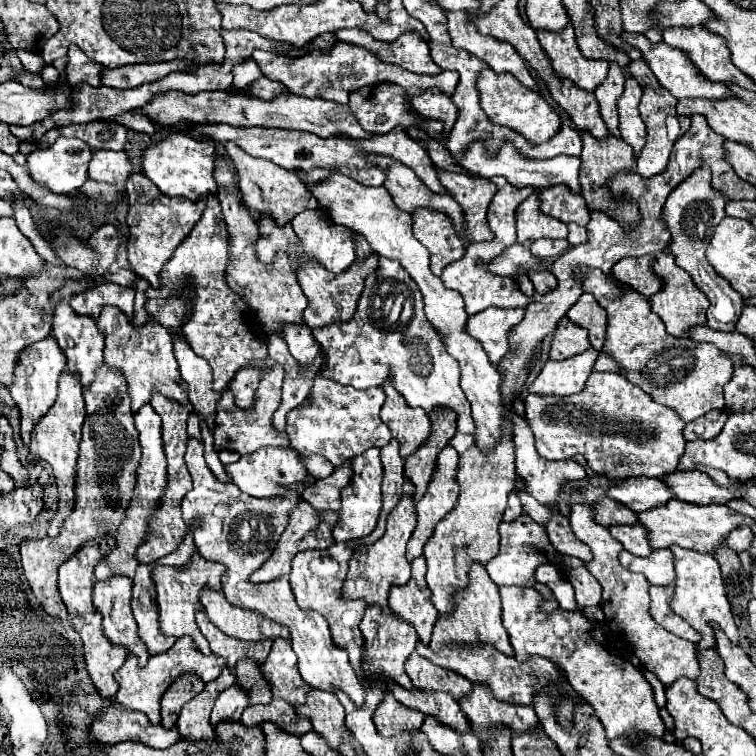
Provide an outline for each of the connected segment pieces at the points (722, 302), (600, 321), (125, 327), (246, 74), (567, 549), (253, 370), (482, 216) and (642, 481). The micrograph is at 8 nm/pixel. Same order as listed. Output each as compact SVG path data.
M704 165L700 169L696 169L696 173L692 173L686 181L682 181L666 199L664 205L664 213L662 217L668 223L670 229L670 245L668 251L676 257L676 265L680 265L684 271L690 273L692 281L704 291L704 295L710 299L710 307L706 311L706 319L708 319L708 327L716 329L716 331L732 331L736 329L736 319L742 313L742 297L740 293L736 293L732 289L732 285L728 285L728 281L724 281L724 277L720 277L712 265L706 261L706 247L714 235L716 225L726 217L724 213L724 203L726 199L712 189L710 185L710 169Z
M582 293L582 297L568 309L566 317L572 319L576 325L588 329L590 345L602 351L606 331L606 311L596 303L592 293Z
M108 305L102 309L98 317L98 327L106 335L106 349L104 349L104 361L110 367L118 367L126 381L128 381L128 391L132 397L132 411L136 413L144 403L150 401L150 393L158 391L166 395L168 399L174 399L182 405L188 403L188 393L184 389L184 381L180 381L180 369L172 351L172 335L166 327L162 327L154 317L144 325L142 329L134 329L132 321L120 313L120 309Z
M250 57L248 61L244 61L244 65L236 65L236 69L234 69L232 73L234 73L234 79L236 79L232 85L234 85L238 91L244 91L244 89L252 87L252 83L262 77L262 71L260 71L260 67L252 61L252 57Z
M550 509L552 511L552 517L544 523L546 527L546 533L552 541L552 545L564 553L564 555L574 555L578 559L582 559L584 563L590 559L590 549L578 541L570 529L570 523L568 523L568 517L560 515L558 509Z
M246 365L230 381L230 389L234 393L234 403L240 409L250 409L254 405L254 393L256 393L258 383L264 373L266 373L266 369L262 369L262 367Z
M438 169L442 185L448 189L448 193L460 203L464 213L464 227L466 227L466 239L470 243L480 241L492 241L492 231L486 223L486 211L488 205L496 193L496 185L488 179L472 179L462 173L448 173Z
M626 477L620 479L620 483L610 485L606 489L606 495L620 501L628 509L640 513L646 509L652 509L656 505L664 505L674 495L664 485L662 479L650 479L650 477Z

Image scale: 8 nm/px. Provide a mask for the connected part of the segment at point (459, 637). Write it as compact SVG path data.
M472 563L468 571L468 589L456 597L456 613L448 613L448 617L438 617L436 619L436 629L432 631L432 649L442 649L444 645L450 643L470 643L470 641L480 641L480 643L494 643L498 651L512 655L512 645L508 641L508 633L502 625L500 619L500 595L496 583L488 577L484 565Z

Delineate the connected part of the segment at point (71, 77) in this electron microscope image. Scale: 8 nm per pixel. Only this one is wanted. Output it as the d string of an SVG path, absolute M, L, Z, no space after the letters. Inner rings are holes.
M70 45L68 49L68 83L78 85L78 83L88 83L92 87L100 87L100 73L104 71L104 65L88 59L88 55L78 47Z

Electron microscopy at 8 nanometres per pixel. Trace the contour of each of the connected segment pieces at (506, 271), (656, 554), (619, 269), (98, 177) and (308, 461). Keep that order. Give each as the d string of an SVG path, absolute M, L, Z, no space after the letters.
M514 243L512 247L508 247L500 257L496 257L488 269L496 275L508 275L508 277L514 277L516 275L516 269L550 269L550 263L530 255L530 249L526 249L524 245L520 243Z
M654 549L648 557L638 557L628 551L620 553L620 563L628 571L636 571L646 575L650 585L672 585L674 567L672 567L672 551L670 549Z
M624 257L618 265L612 267L612 275L620 283L628 283L632 289L636 289L640 295L650 297L652 293L660 291L662 283L656 279L656 275L650 271L654 257Z
M94 151L88 167L88 177L100 183L110 183L122 187L134 167L124 151Z
M314 453L314 457L302 457L302 461L304 461L304 467L308 469L308 477L312 477L314 481L332 475L332 471L334 471L334 465L326 457L320 457L316 453Z

